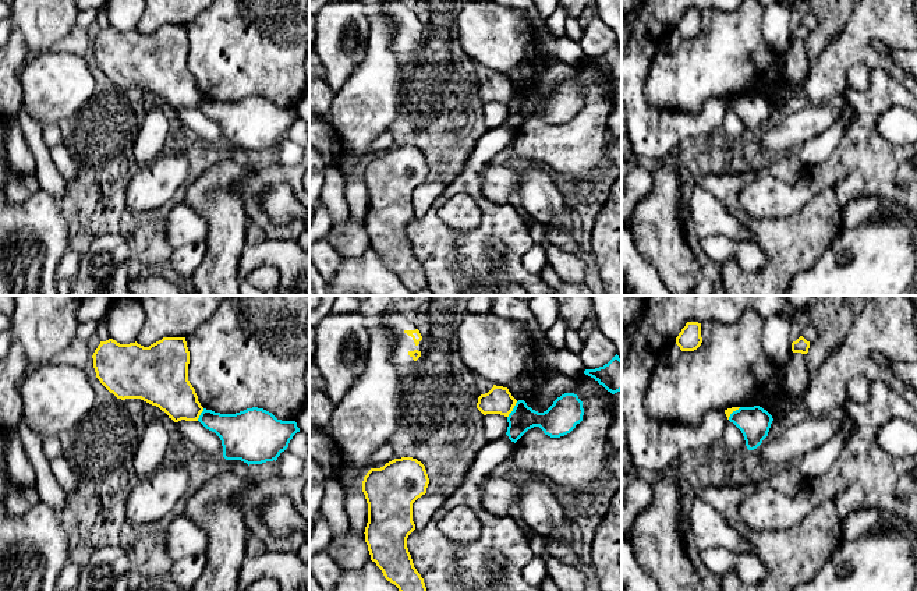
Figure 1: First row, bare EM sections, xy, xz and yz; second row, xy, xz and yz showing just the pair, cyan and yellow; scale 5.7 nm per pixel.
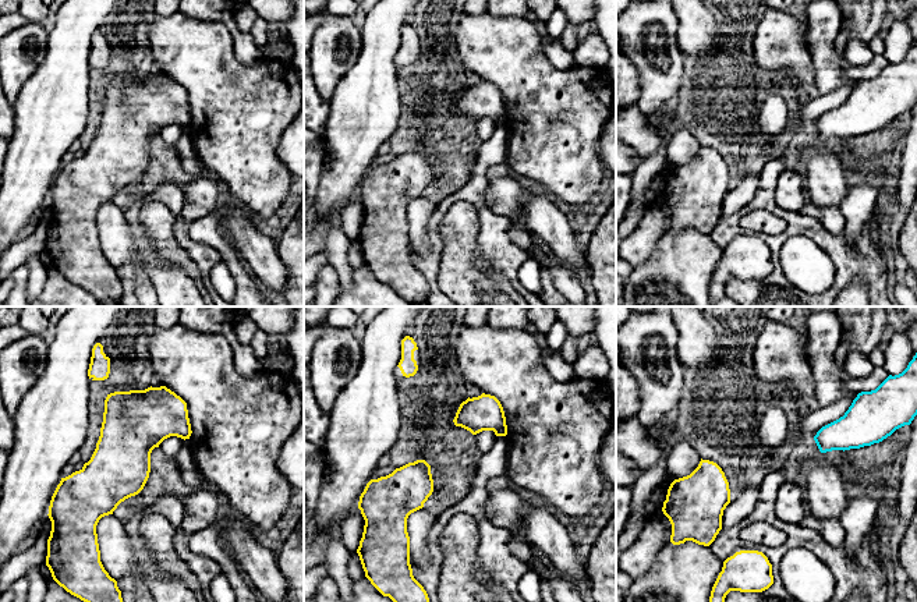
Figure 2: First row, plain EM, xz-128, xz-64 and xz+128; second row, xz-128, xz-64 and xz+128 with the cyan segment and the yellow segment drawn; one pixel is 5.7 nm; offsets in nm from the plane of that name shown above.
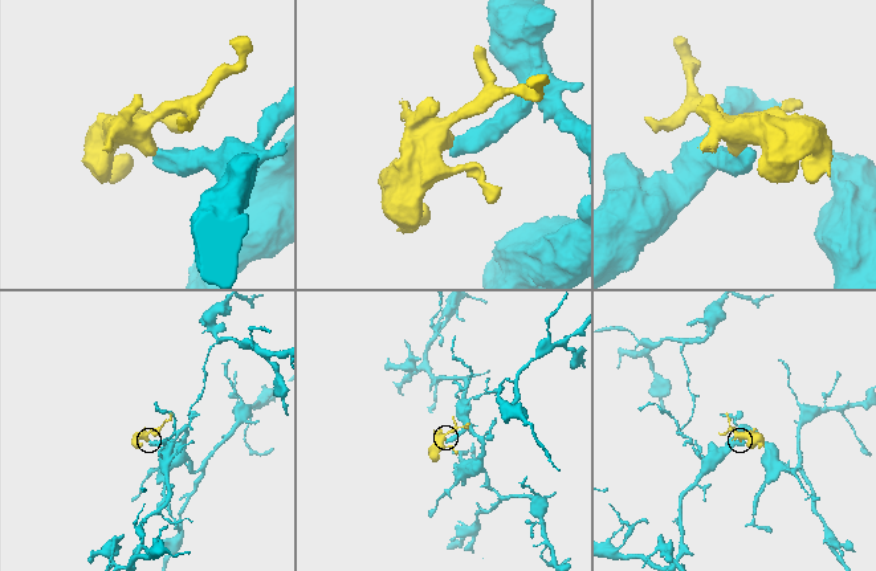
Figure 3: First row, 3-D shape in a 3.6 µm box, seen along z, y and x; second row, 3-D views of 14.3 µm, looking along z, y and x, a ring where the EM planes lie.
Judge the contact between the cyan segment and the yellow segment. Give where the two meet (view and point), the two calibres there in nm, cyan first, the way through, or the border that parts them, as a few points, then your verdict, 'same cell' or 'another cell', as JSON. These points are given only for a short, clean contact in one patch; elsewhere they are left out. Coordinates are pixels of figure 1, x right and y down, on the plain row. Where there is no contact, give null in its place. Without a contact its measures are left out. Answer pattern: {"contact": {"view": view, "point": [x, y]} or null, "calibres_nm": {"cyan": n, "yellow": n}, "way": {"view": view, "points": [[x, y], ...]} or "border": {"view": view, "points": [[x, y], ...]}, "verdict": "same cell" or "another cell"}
{"contact": {"view": "xz", "point": [513, 98]}, "calibres_nm": {"cyan": 170, "yellow": 160}, "border": {"view": "xz", "points": [[517, 89], [507, 105]]}, "verdict": "another cell"}

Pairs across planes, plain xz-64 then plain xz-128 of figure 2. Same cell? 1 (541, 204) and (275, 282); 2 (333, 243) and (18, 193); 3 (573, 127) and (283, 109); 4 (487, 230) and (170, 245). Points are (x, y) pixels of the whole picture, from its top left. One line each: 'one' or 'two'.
1: one
2: two
3: one
4: two

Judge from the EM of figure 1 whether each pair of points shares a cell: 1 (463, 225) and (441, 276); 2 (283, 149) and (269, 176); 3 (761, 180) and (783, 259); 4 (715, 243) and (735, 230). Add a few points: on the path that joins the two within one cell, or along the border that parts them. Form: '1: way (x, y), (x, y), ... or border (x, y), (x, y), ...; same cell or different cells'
1: border (438, 209), (457, 234), (482, 220); different cells
2: border (278, 162), (286, 166), (294, 165); different cells
3: border (740, 205), (757, 218), (786, 218), (802, 206); different cells
4: border (700, 237), (721, 234), (749, 243); different cells

